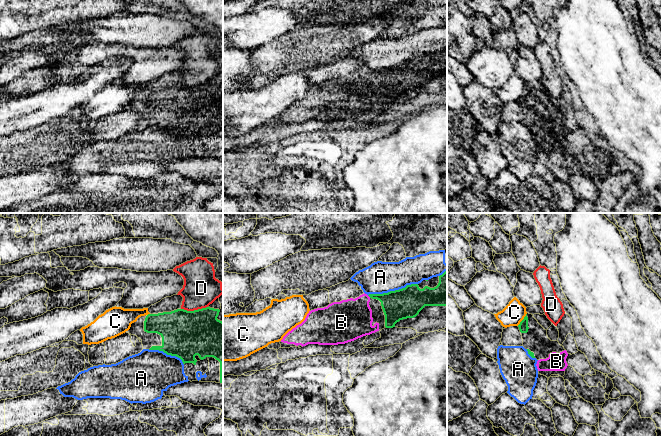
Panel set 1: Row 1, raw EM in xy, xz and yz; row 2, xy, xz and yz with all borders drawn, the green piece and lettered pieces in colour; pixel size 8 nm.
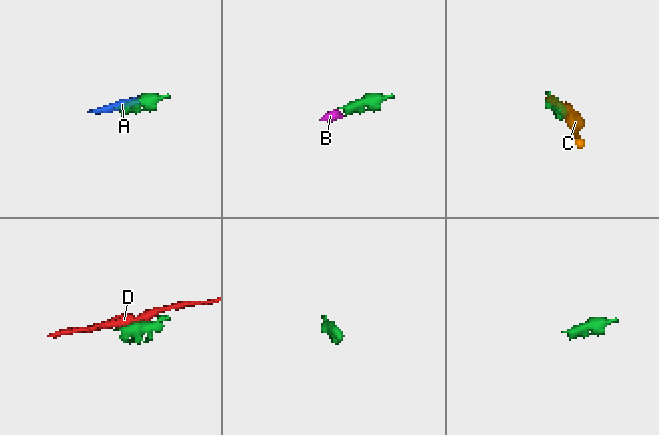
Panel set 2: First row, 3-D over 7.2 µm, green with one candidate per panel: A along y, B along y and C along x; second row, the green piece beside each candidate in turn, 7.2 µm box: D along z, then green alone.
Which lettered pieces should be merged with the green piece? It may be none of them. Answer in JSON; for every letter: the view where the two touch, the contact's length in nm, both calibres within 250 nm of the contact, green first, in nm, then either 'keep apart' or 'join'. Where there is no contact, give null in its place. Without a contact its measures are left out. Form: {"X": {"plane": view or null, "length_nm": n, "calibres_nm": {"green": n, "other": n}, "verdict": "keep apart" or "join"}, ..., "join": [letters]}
{"A": {"plane": "xz", "length_nm": 420, "calibres_nm": {"green": 240, "other": 260}, "verdict": "keep apart"}, "B": {"plane": "xz", "length_nm": 40, "calibres_nm": {"green": 240, "other": 320}, "verdict": "join"}, "C": {"plane": "yz", "length_nm": 130, "calibres_nm": {"green": 80, "other": 170}, "verdict": "keep apart"}, "D": {"plane": "xy", "length_nm": 220, "calibres_nm": {"green": 380, "other": 280}, "verdict": "keep apart"}, "join": ["B"]}

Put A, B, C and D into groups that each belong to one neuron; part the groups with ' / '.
A / B / C / D

